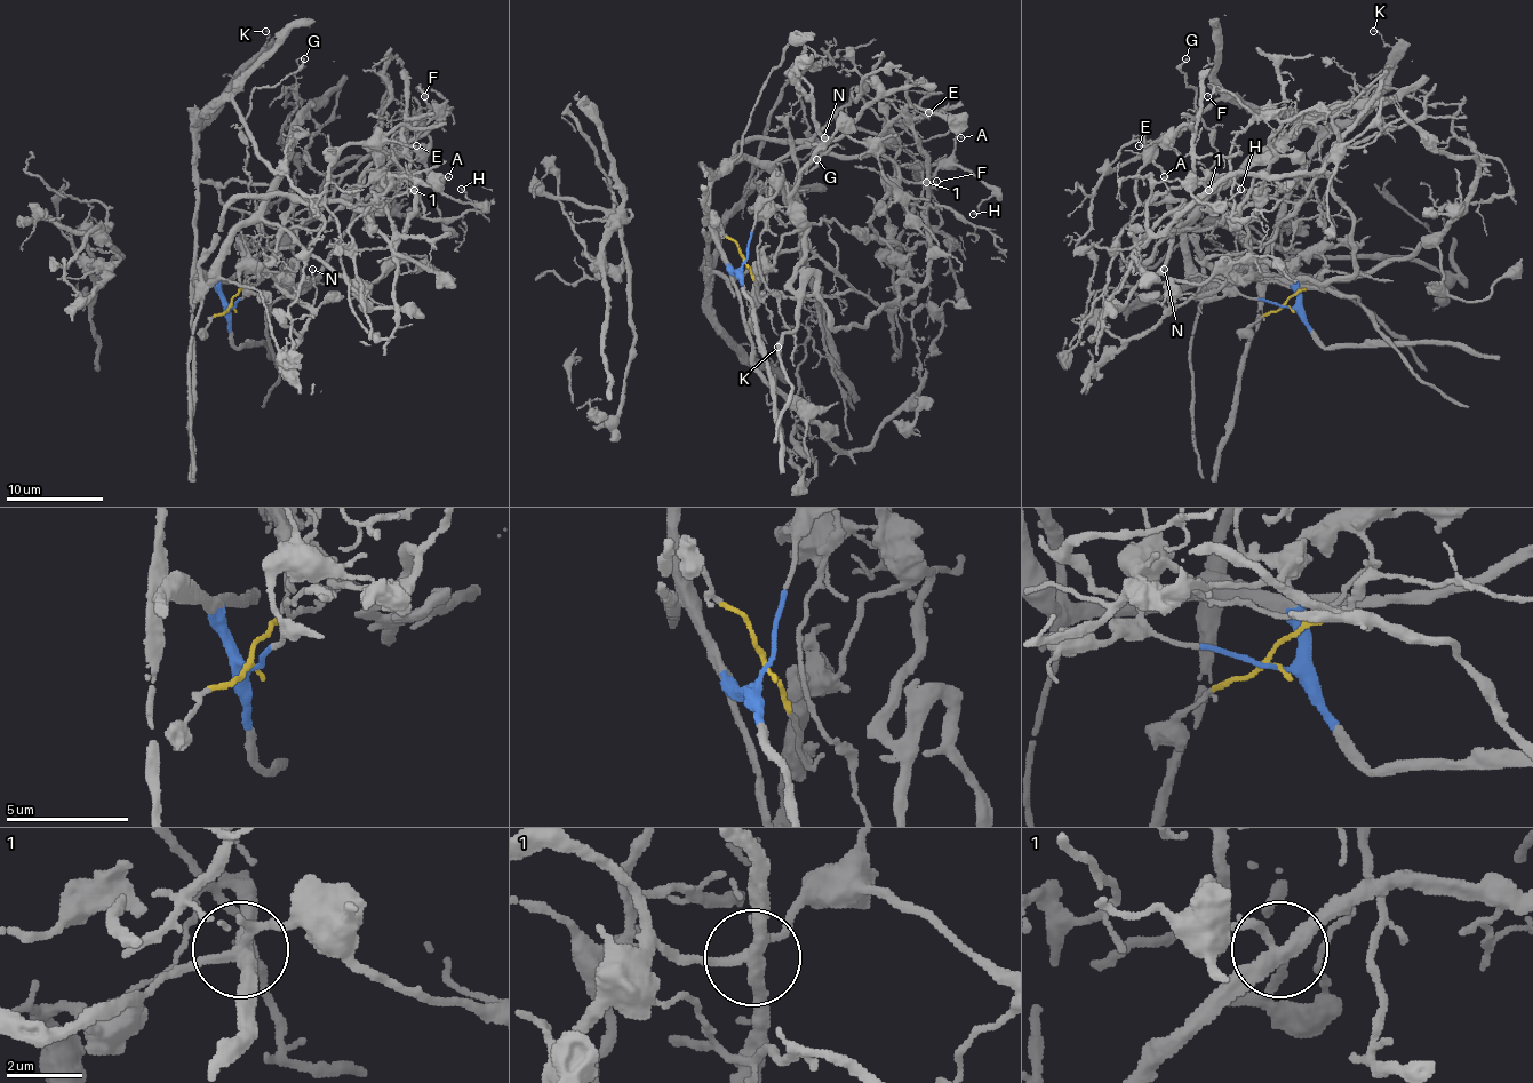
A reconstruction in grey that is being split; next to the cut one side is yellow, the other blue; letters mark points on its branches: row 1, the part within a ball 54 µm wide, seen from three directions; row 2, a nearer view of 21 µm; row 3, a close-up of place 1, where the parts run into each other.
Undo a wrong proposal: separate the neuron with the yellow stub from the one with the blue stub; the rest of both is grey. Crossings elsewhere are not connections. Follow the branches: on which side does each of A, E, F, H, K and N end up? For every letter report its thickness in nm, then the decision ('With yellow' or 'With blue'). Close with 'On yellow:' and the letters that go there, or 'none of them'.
A: Thickness 160 nm. With blue
E: Thickness 150 nm. With blue
F: Thickness 170 nm. With yellow
H: Thickness 130 nm. With blue
K: Thickness 100 nm. With blue
N: Thickness 110 nm. With yellow
On yellow: F, N

